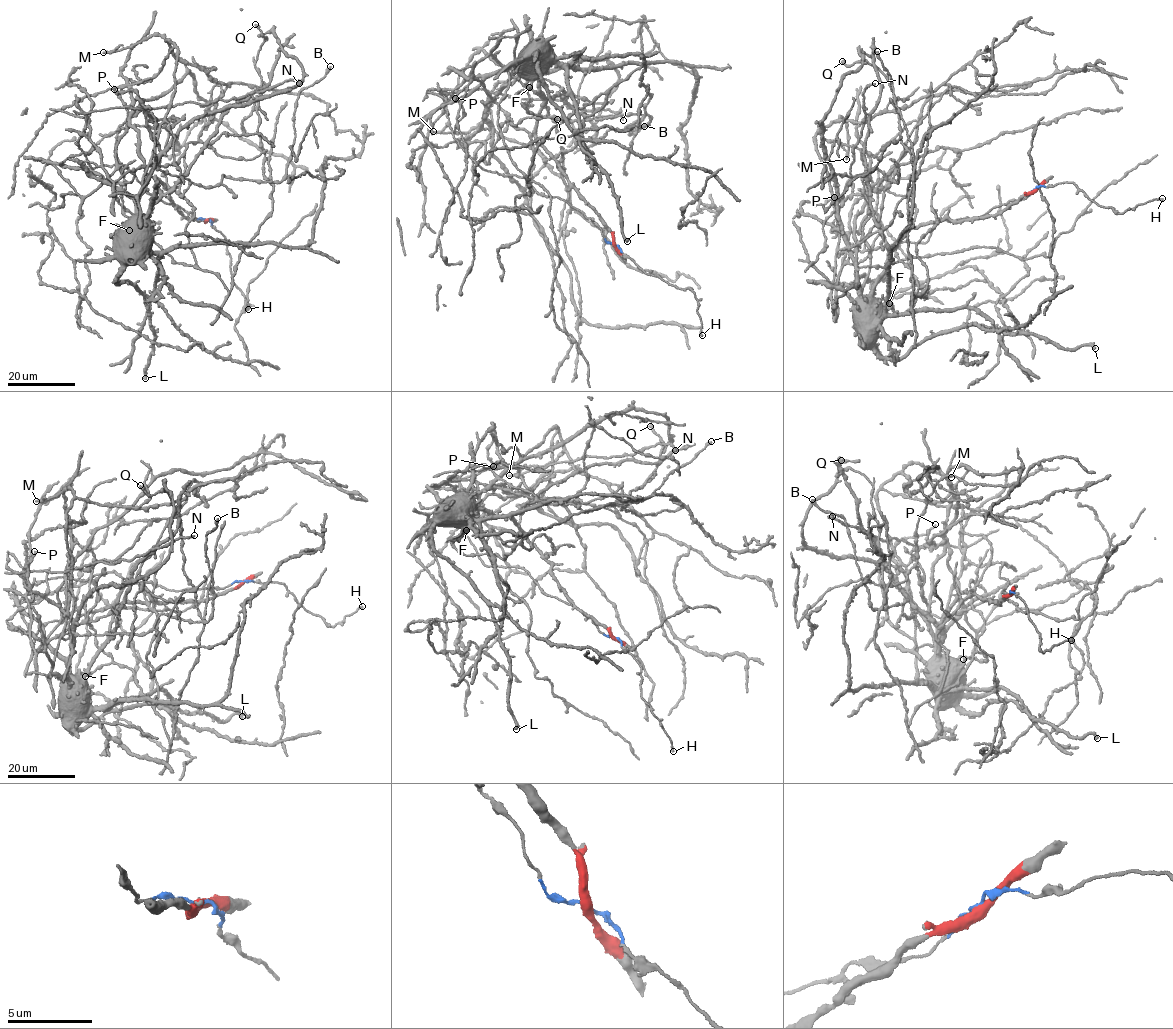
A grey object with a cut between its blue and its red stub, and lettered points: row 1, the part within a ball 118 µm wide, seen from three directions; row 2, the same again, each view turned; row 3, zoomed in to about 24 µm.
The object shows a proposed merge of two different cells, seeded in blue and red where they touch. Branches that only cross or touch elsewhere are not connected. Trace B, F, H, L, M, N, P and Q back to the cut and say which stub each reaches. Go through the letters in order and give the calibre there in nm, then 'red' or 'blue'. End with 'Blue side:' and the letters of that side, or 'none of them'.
B: 320 nm | red
F: 400 nm | red
H: 190 nm | blue
L: 440 nm | red
M: 260 nm | red
N: 240 nm | blue
P: 170 nm | red
Q: 280 nm | red
Blue side: H, N

